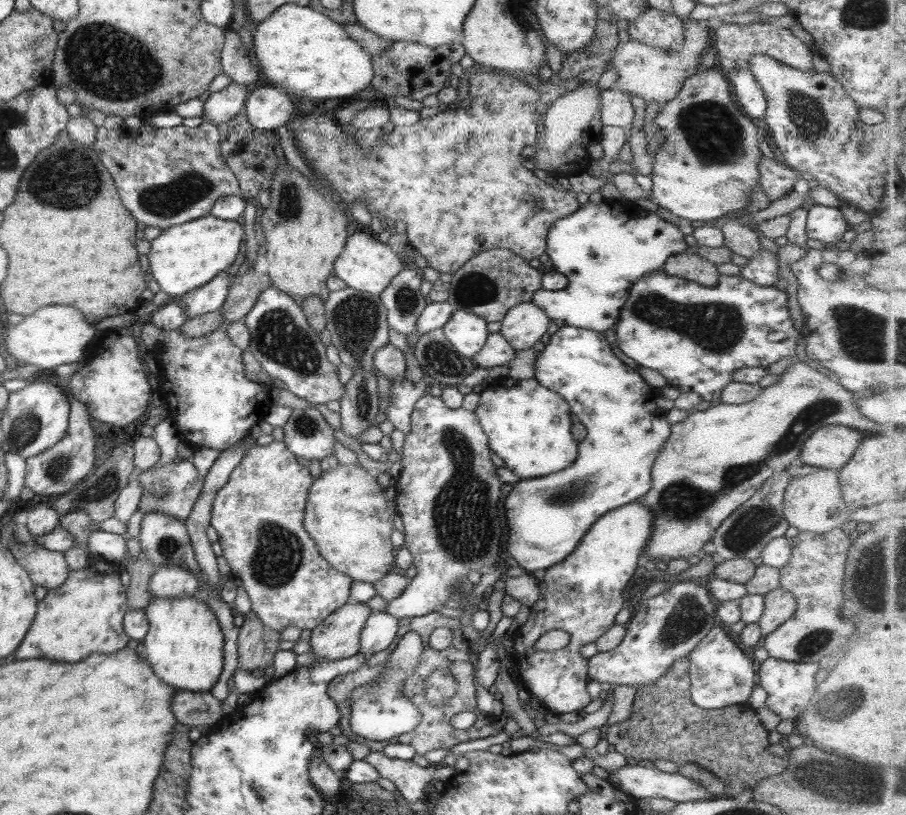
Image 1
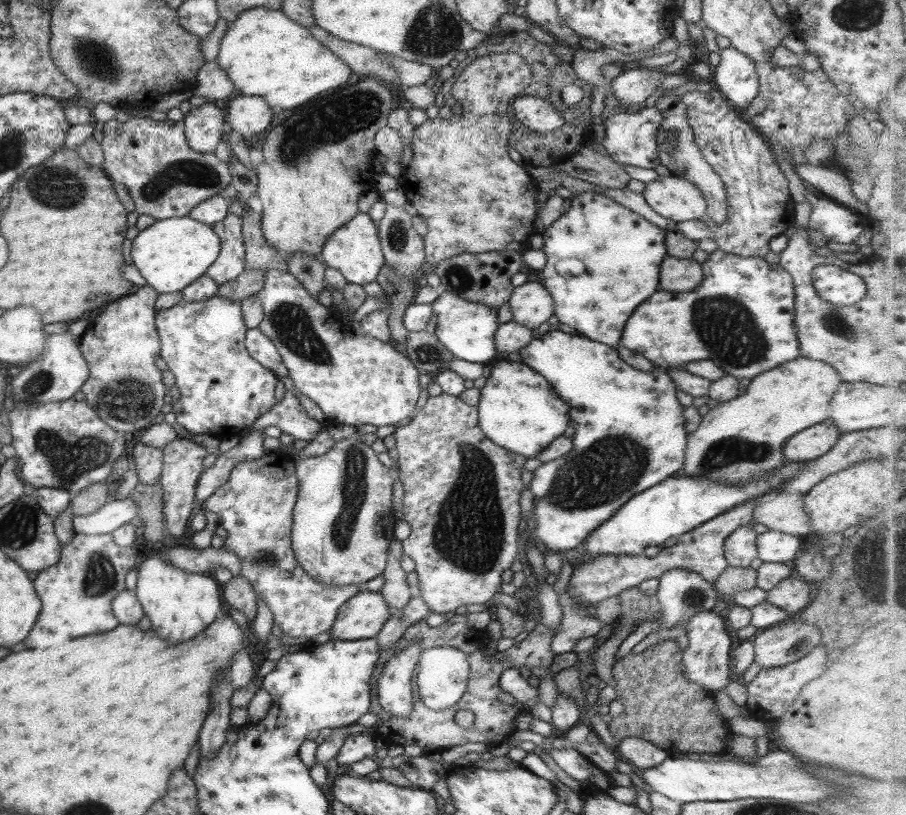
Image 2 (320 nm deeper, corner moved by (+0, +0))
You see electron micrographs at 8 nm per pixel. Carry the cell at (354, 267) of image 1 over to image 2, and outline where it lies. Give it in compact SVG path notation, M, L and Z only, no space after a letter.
M367 213L355 214L343 226L331 232L324 240L317 257L329 268L338 270L345 277L347 283L362 286L362 284L373 281L379 267L384 262L376 223L369 218Z

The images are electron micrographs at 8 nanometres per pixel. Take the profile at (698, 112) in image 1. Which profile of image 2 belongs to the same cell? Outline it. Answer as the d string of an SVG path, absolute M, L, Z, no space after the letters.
M671 174L645 183L641 196L656 214L676 223L697 221L706 209L697 188Z

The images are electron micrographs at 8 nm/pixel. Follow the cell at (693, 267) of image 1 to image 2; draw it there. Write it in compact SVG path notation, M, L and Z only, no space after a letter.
M665 256L659 268L657 289L670 293L692 291L702 277L700 263L691 258Z

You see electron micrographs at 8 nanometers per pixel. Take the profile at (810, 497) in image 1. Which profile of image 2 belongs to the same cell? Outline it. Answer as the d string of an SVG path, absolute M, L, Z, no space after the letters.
M781 491L775 496L755 503L752 522L763 524L768 530L781 531L804 537L809 530L809 519L802 511L802 495L797 491Z

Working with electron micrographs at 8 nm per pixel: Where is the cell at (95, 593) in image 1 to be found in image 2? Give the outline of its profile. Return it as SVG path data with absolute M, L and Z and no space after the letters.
M73 534L70 541L60 547L59 560L53 566L36 572L32 580L34 591L41 601L39 616L35 626L25 638L27 648L47 648L55 642L63 642L65 638L77 638L87 634L97 634L111 630L119 624L112 613L111 601L114 596L125 589L123 579L127 571L135 568L140 560L138 545L118 547L109 534Z

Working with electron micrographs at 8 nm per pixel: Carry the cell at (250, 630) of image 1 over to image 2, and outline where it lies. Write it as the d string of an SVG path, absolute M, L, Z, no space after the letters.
M241 575L231 577L224 584L221 596L223 596L224 602L227 602L235 610L242 612L248 622L253 620L256 613L257 598L253 587L245 577Z

